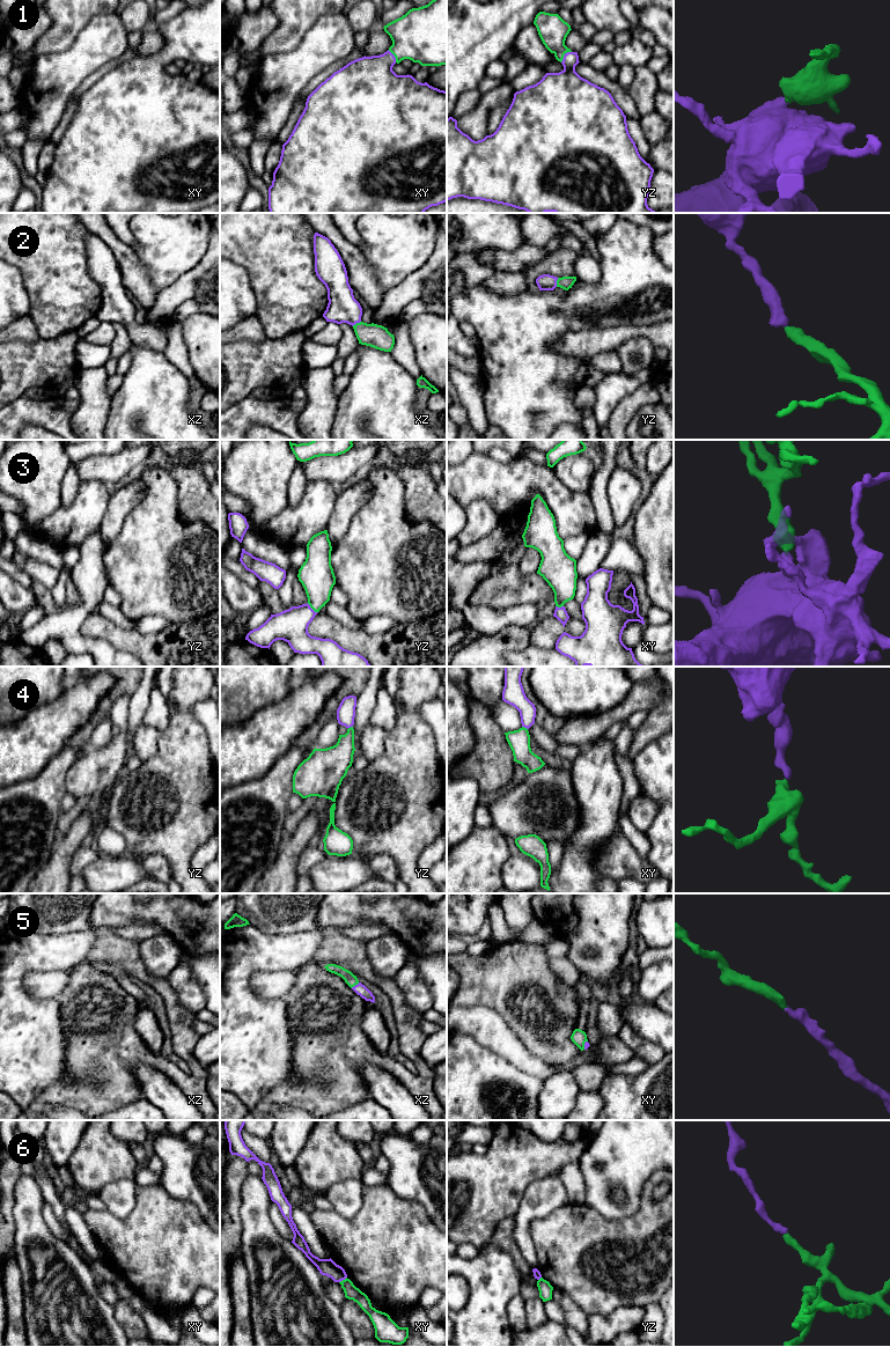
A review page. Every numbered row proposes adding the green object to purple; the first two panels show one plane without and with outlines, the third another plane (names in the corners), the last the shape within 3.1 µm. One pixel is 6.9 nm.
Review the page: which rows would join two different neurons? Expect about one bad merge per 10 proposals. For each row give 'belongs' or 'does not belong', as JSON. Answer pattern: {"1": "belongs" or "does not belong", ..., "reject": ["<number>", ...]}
{"1": "belongs", "2": "belongs", "3": "belongs", "4": "belongs", "5": "belongs", "6": "does not belong", "reject": ["6"]}

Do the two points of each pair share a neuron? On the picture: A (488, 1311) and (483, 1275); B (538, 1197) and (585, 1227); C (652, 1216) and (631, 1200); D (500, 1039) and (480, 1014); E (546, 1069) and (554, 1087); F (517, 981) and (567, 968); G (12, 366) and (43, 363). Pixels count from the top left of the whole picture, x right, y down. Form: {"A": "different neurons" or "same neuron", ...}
{"A": "same neuron", "B": "different neurons", "C": "different neurons", "D": "same neuron", "E": "different neurons", "F": "different neurons", "G": "same neuron"}

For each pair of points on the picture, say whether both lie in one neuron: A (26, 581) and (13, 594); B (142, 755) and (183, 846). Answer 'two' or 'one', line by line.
A: two
B: two

